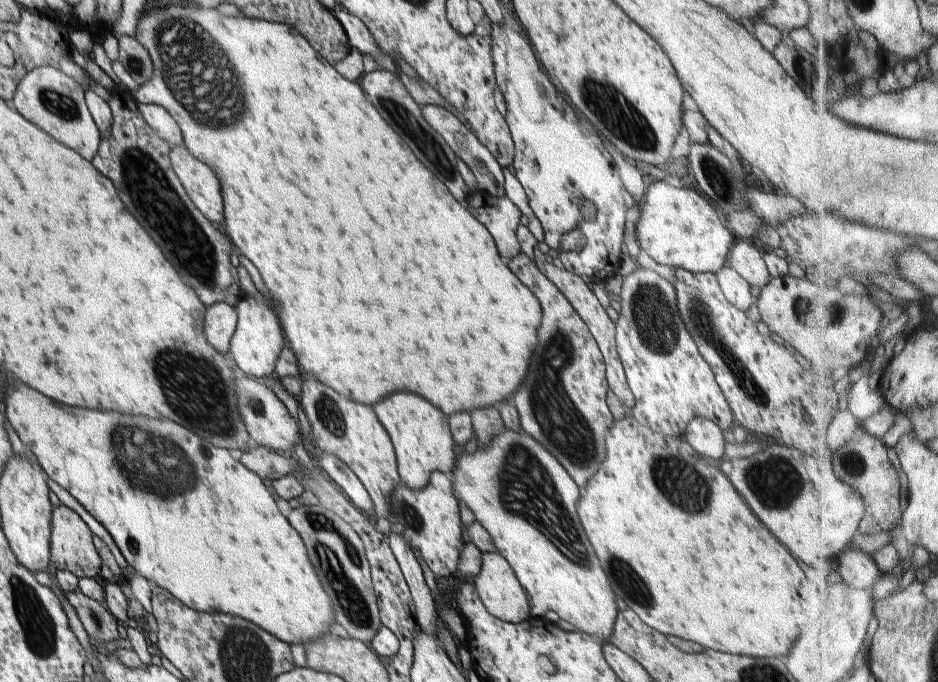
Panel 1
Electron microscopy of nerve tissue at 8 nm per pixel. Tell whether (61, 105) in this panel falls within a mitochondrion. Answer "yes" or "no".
yes

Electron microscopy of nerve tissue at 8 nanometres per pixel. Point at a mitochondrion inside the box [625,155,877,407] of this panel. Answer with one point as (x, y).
(653, 318)

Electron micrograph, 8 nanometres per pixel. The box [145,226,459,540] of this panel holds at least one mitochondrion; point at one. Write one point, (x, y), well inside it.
(194, 389)

